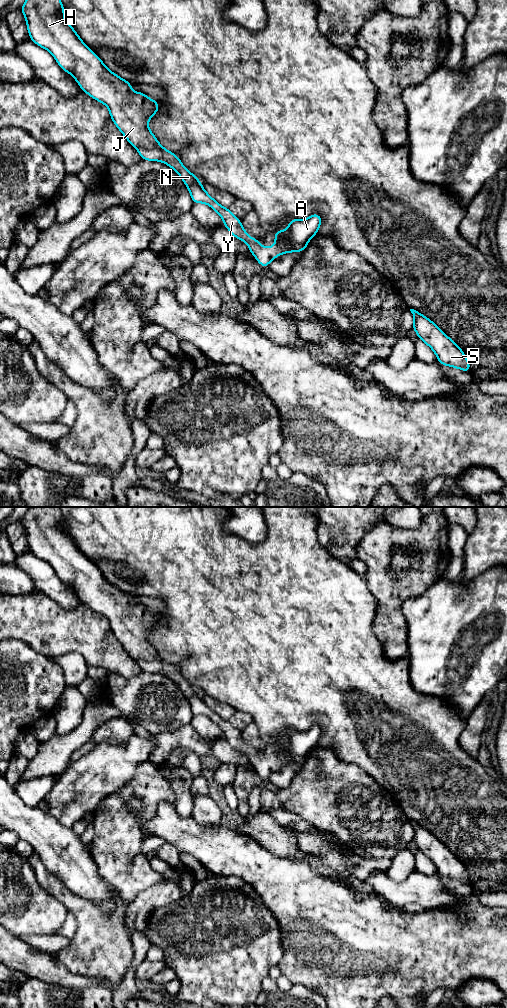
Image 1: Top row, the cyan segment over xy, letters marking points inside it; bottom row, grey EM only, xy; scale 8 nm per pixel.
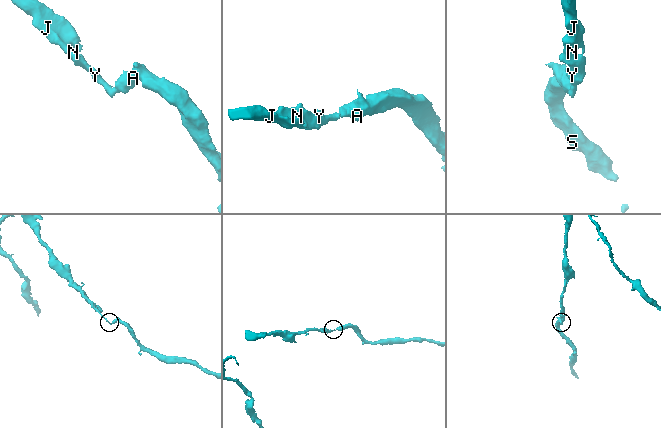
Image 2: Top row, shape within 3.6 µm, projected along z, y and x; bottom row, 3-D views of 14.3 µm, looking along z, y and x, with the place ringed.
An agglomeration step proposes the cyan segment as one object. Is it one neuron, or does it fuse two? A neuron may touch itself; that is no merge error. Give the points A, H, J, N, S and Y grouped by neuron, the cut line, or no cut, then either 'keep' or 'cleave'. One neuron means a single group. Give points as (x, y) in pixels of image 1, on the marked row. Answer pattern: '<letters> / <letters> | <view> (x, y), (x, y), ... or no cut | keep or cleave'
A H J N S Y | no cut | keep

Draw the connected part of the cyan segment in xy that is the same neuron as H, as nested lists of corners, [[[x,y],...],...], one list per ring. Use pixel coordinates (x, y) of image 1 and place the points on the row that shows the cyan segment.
[[[26,0],[20,8],[23,12],[30,39],[38,46],[48,50],[62,70],[75,78],[82,91],[93,99],[105,104],[114,124],[124,137],[133,145],[141,158],[149,161],[161,161],[175,170],[189,189],[193,203],[205,203],[217,212],[225,227],[239,240],[246,242],[250,252],[262,267],[268,267],[269,263],[283,253],[304,251],[310,239],[318,233],[322,219],[319,214],[312,214],[304,220],[291,219],[287,230],[275,231],[275,245],[265,248],[254,237],[249,237],[248,232],[242,227],[238,219],[228,208],[221,206],[202,187],[197,177],[189,172],[181,163],[181,160],[172,152],[160,145],[154,134],[148,127],[148,122],[156,112],[159,104],[150,99],[144,93],[133,92],[131,83],[111,72],[102,60],[81,40],[74,28],[64,18],[65,8],[61,0]]]

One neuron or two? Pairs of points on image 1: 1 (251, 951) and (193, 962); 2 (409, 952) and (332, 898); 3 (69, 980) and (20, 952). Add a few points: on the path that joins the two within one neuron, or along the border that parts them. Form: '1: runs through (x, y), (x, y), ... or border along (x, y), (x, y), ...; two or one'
1: runs through (237, 962), (207, 962); one
2: runs through (390, 952), (351, 917); one
3: runs through (57, 974), (32, 962); one

